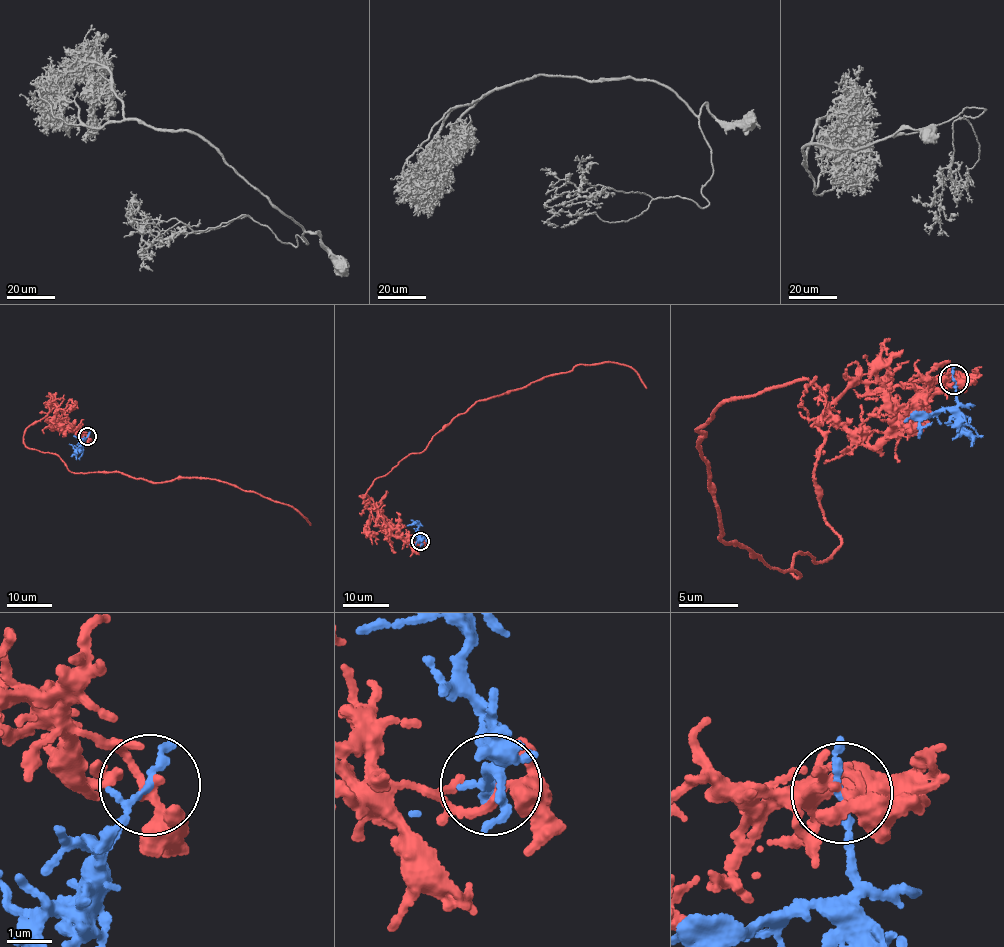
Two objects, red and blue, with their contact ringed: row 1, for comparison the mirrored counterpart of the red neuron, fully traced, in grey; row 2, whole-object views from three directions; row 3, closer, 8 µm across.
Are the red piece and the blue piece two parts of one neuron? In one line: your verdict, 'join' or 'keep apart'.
join

